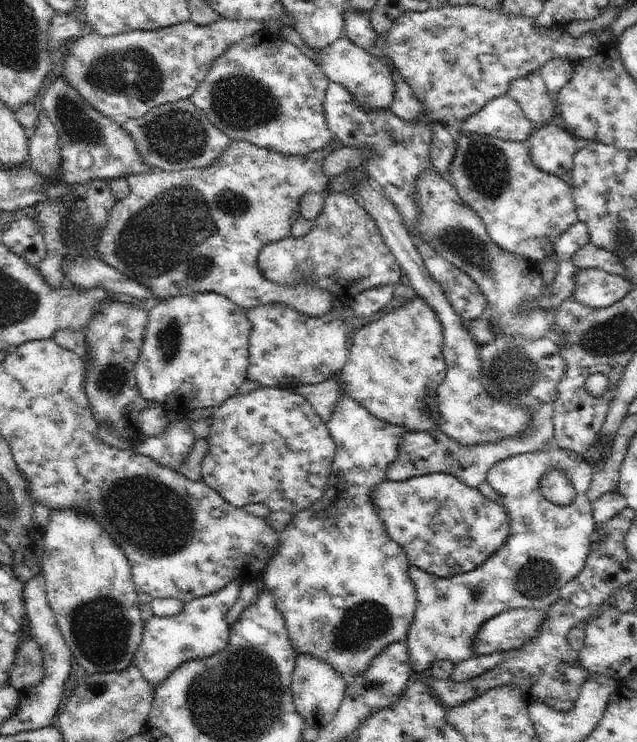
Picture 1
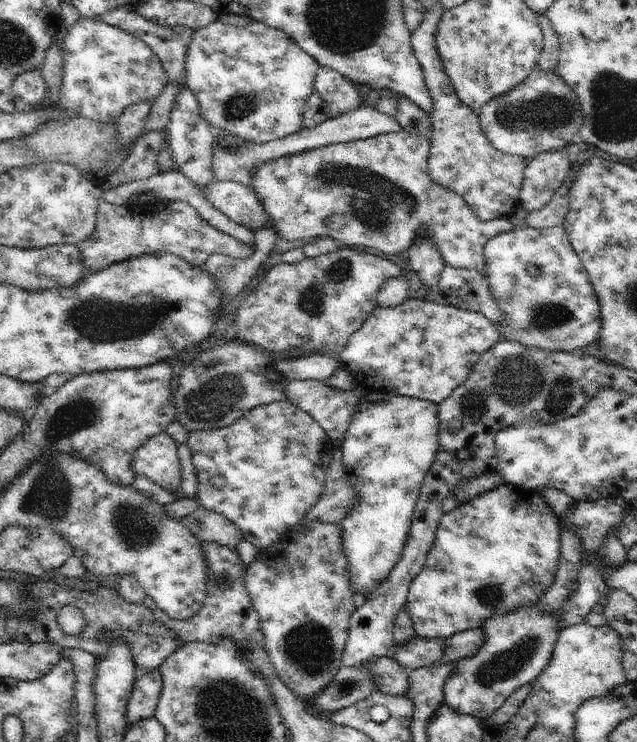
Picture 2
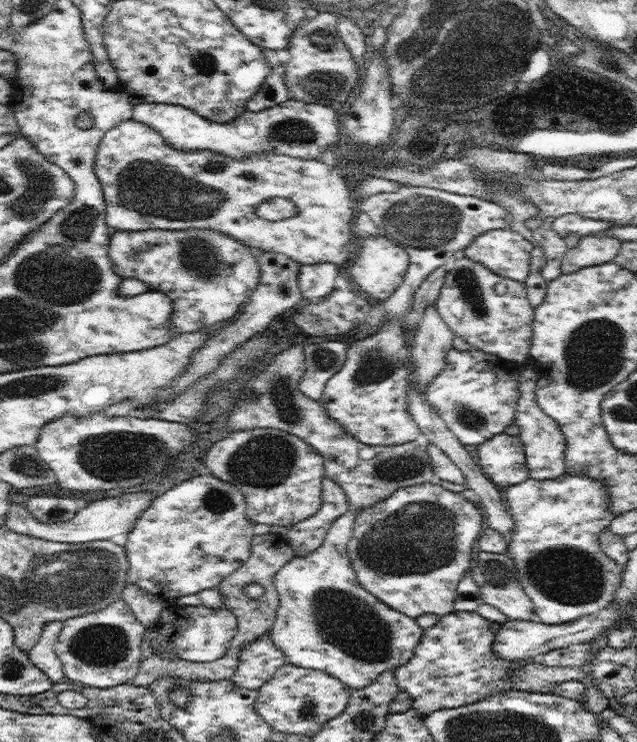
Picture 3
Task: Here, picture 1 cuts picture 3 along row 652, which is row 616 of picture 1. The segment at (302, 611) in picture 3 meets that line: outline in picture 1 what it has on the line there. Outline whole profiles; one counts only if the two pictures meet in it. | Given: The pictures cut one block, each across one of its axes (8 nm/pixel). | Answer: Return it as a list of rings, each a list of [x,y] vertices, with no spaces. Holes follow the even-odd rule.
[[[343,375],[339,377],[341,384],[341,400],[332,414],[332,418],[326,422],[326,426],[334,438],[336,443],[335,459],[331,464],[330,478],[327,480],[327,487],[324,494],[311,507],[304,509],[292,515],[290,522],[286,528],[279,534],[279,546],[275,552],[275,556],[269,560],[265,573],[263,574],[264,582],[270,587],[276,600],[277,609],[285,618],[286,628],[289,632],[289,639],[295,648],[296,654],[304,653],[305,655],[316,655],[319,659],[328,661],[334,669],[336,669],[343,677],[347,687],[347,697],[352,691],[349,691],[351,680],[355,679],[362,671],[365,671],[372,662],[372,659],[389,646],[390,643],[405,642],[408,629],[411,627],[413,616],[416,610],[417,592],[414,583],[409,575],[409,560],[401,546],[398,546],[387,533],[387,528],[378,515],[379,512],[373,503],[373,489],[387,478],[388,469],[398,456],[401,447],[401,439],[406,433],[412,432],[408,427],[402,425],[393,425],[379,417],[375,417],[366,408],[361,407],[354,399],[343,390]]]

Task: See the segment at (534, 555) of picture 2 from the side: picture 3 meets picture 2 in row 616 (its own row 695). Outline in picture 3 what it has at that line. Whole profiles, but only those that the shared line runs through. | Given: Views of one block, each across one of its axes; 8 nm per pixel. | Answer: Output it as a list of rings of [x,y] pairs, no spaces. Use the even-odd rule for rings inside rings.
[[[453,610],[440,616],[434,626],[424,630],[412,658],[393,670],[399,690],[408,693],[413,707],[426,714],[469,705],[514,689],[509,674],[520,660],[503,660],[492,650],[500,625],[476,611]]]

